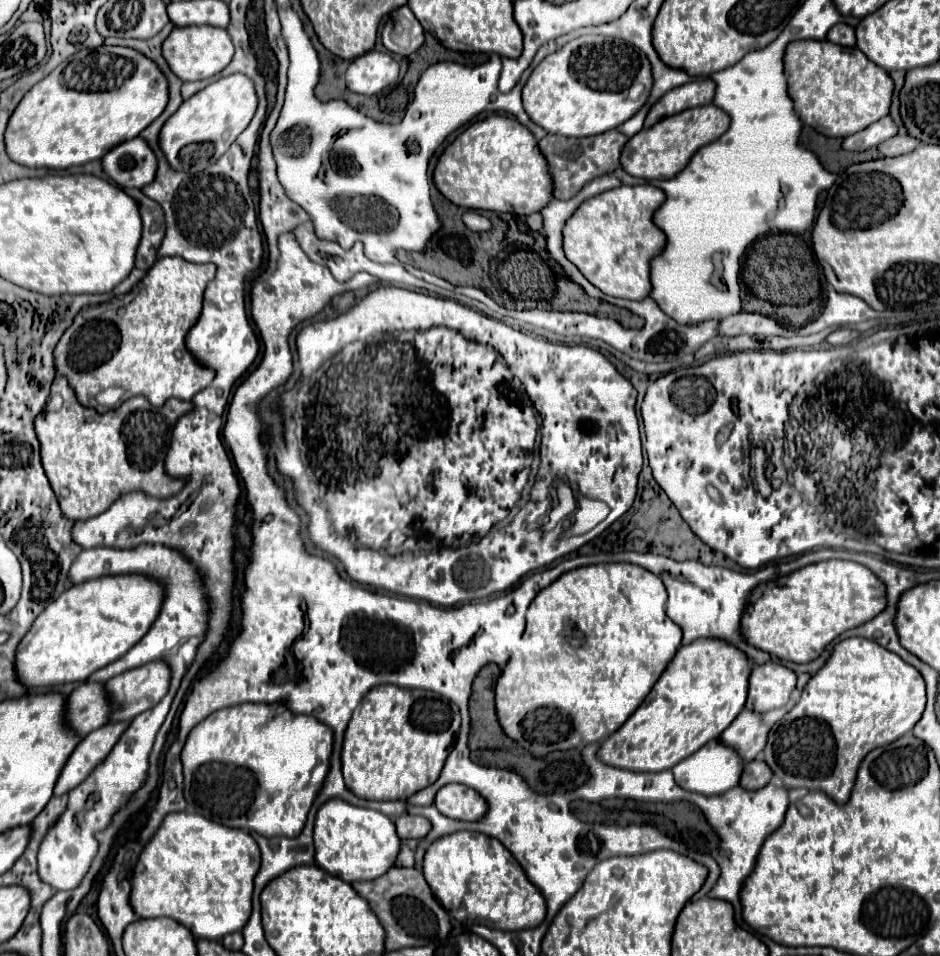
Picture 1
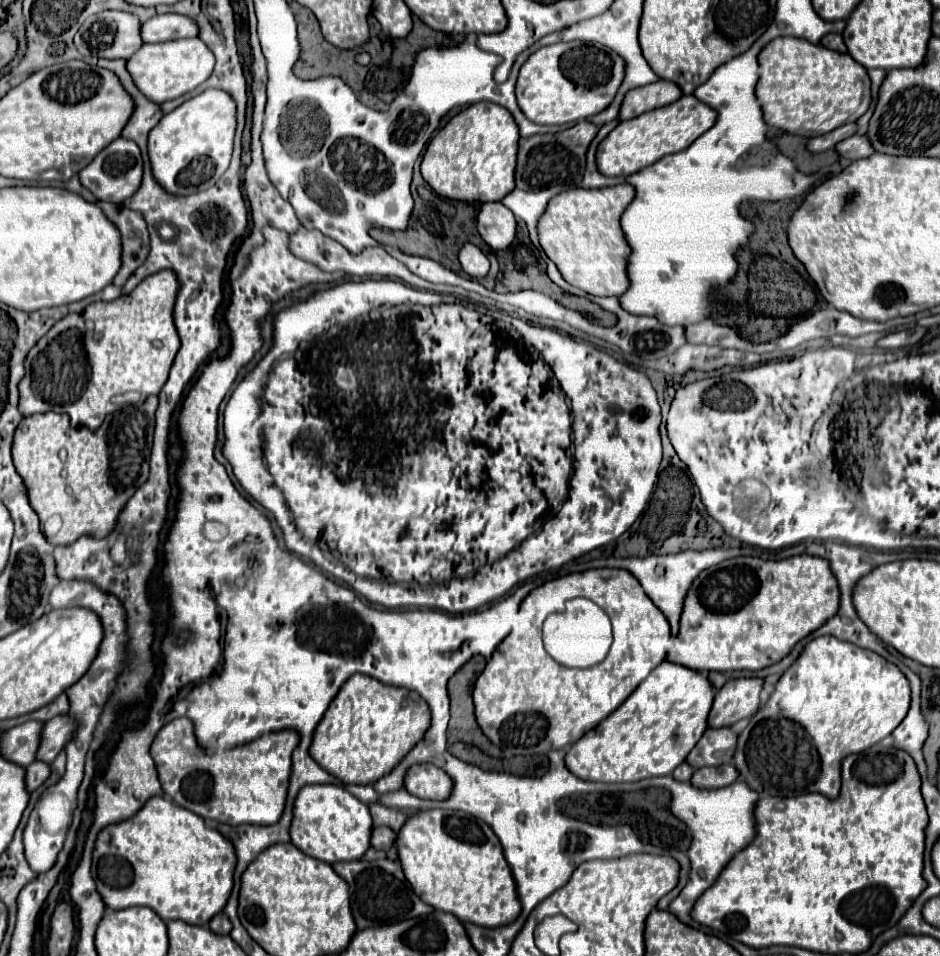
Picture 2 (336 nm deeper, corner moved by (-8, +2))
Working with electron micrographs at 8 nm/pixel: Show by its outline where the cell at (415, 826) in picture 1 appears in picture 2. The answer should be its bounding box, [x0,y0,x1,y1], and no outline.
[371,826,397,850]

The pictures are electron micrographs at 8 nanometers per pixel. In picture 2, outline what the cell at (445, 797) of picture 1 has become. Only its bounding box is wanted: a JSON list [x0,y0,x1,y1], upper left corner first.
[405,764,453,800]

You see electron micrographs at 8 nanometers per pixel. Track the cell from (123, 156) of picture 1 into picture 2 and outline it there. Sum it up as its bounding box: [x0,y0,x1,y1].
[79,138,143,202]

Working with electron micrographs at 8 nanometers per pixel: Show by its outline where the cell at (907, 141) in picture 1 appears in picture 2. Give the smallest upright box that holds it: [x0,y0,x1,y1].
[835,136,875,160]

